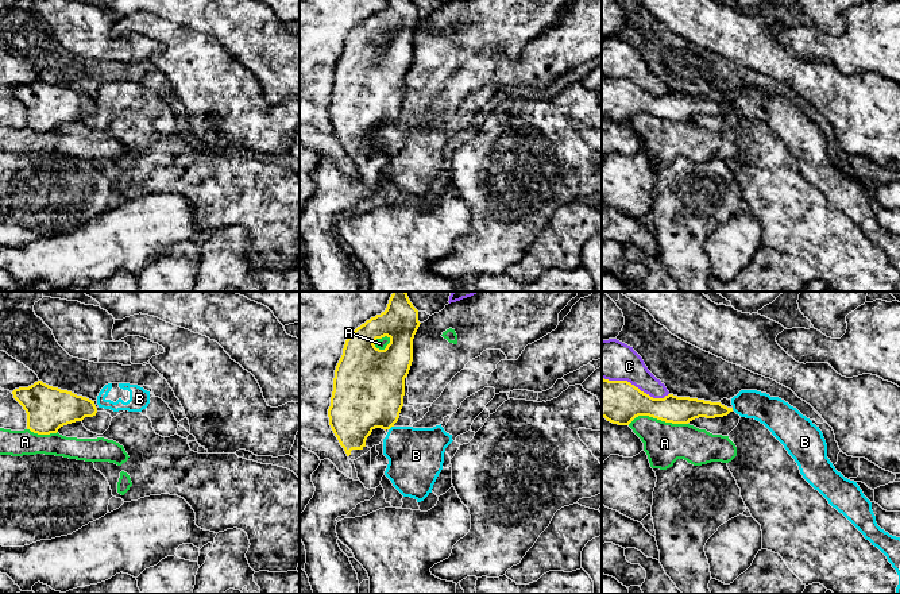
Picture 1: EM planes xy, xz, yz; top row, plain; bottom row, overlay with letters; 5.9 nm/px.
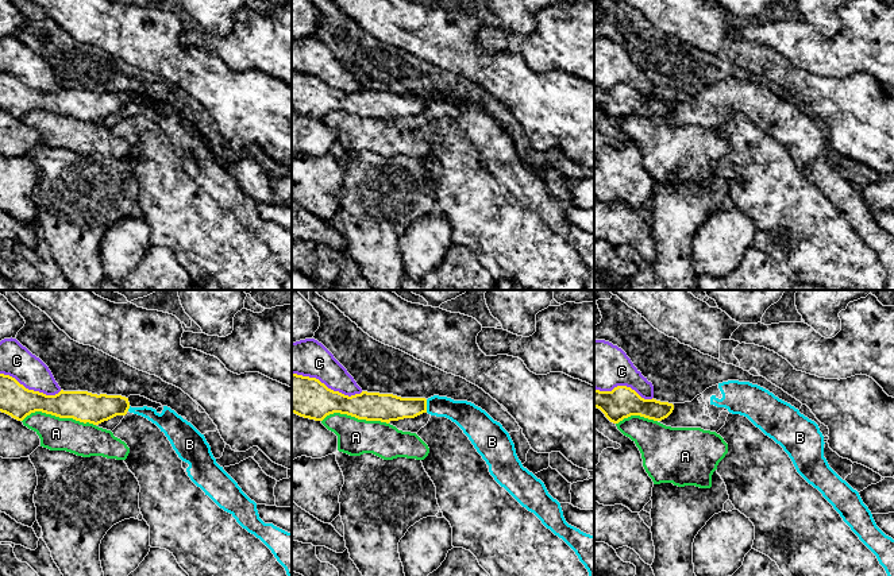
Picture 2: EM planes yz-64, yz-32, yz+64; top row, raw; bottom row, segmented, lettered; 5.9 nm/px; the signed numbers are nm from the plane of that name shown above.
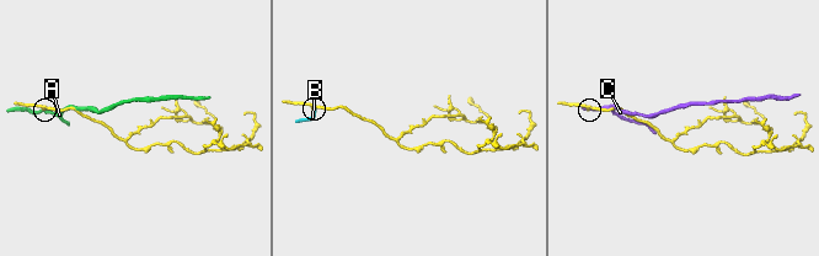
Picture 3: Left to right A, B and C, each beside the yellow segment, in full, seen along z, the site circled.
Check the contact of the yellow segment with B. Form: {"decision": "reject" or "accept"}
{"decision": "reject"}

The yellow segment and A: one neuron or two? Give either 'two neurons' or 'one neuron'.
two neurons

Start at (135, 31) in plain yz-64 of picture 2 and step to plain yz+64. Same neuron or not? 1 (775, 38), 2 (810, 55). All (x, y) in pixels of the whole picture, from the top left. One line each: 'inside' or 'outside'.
1: outside
2: outside

